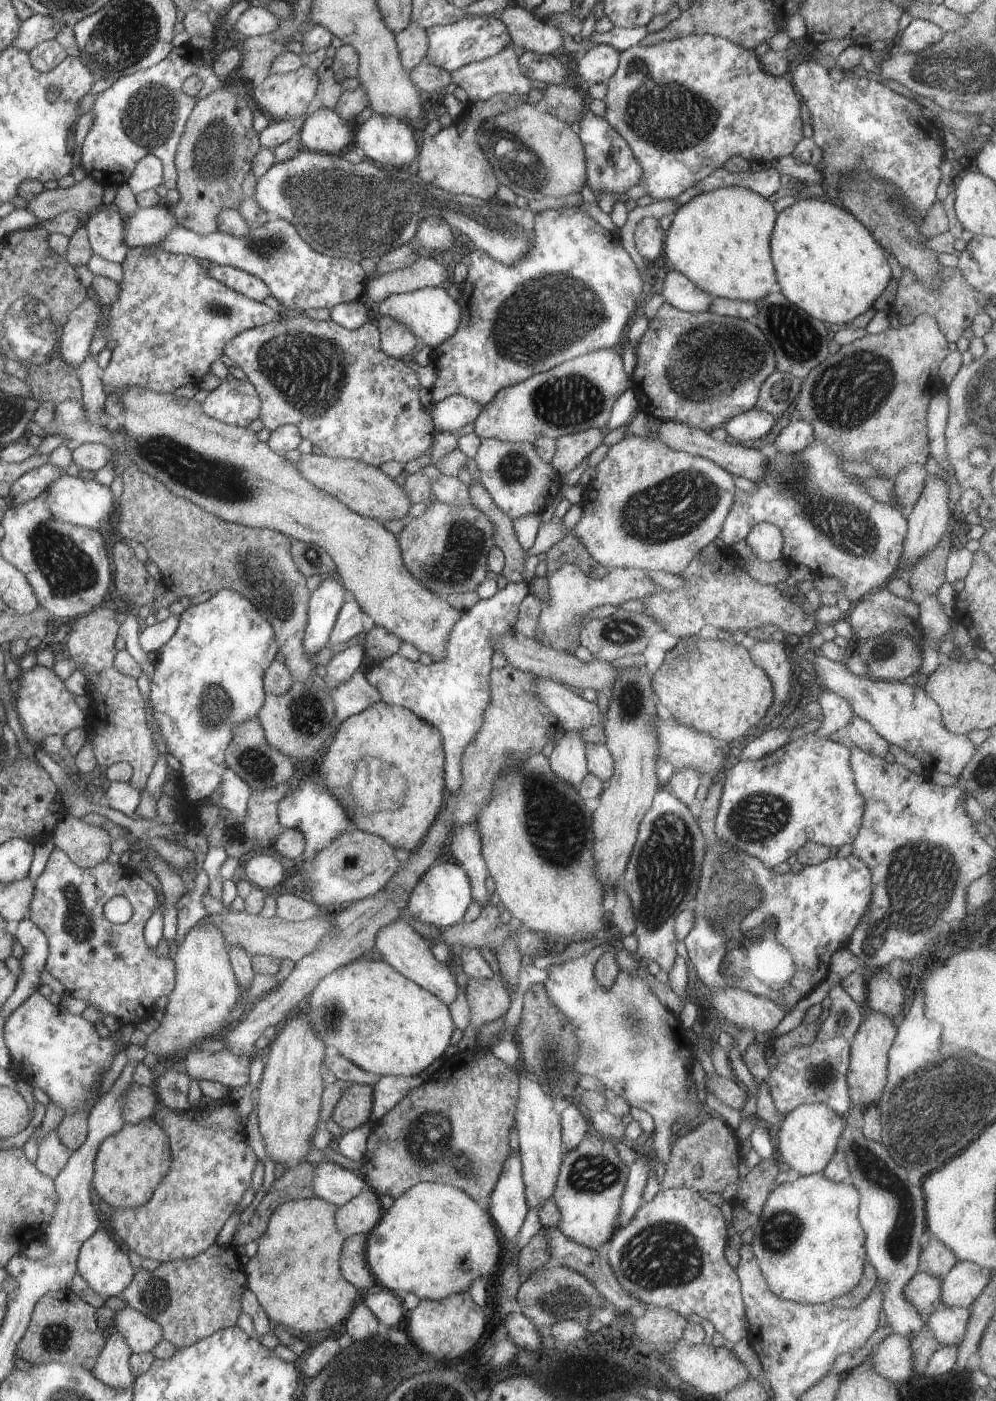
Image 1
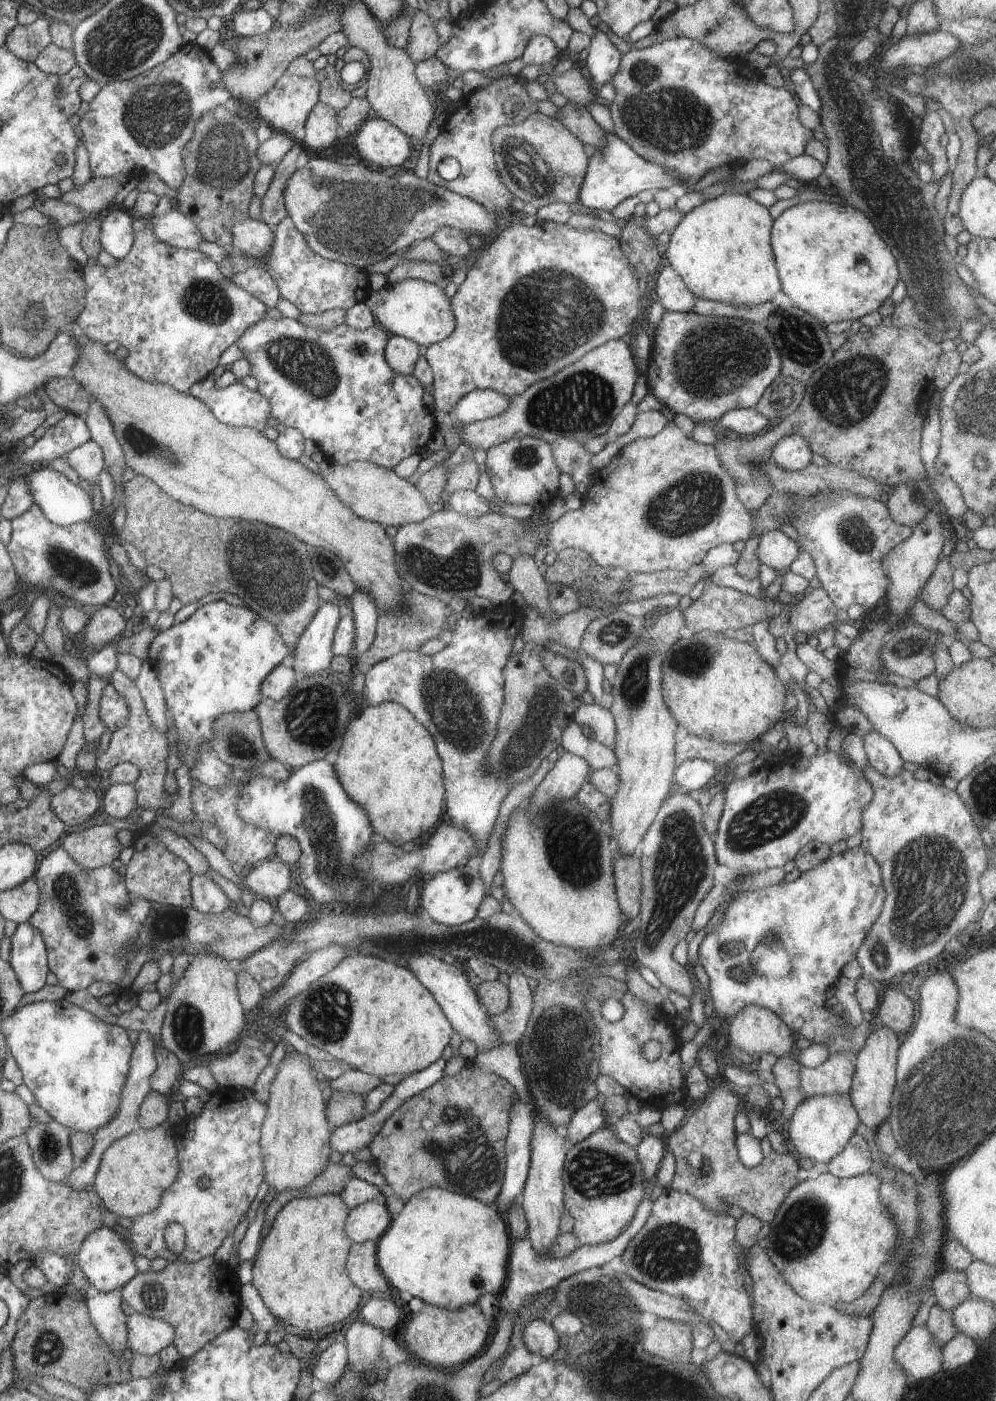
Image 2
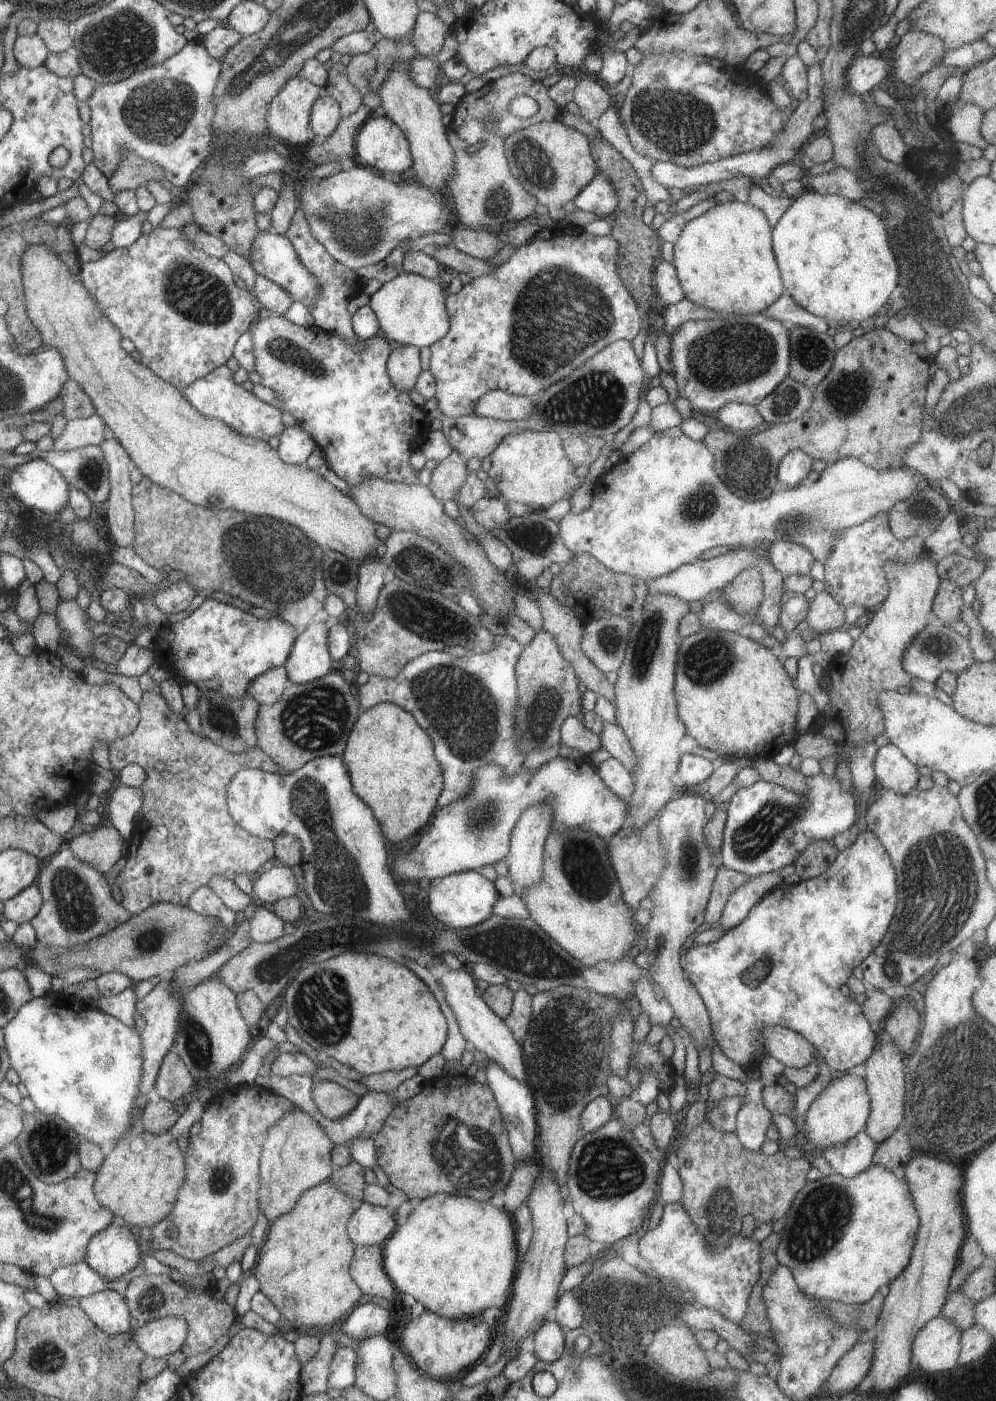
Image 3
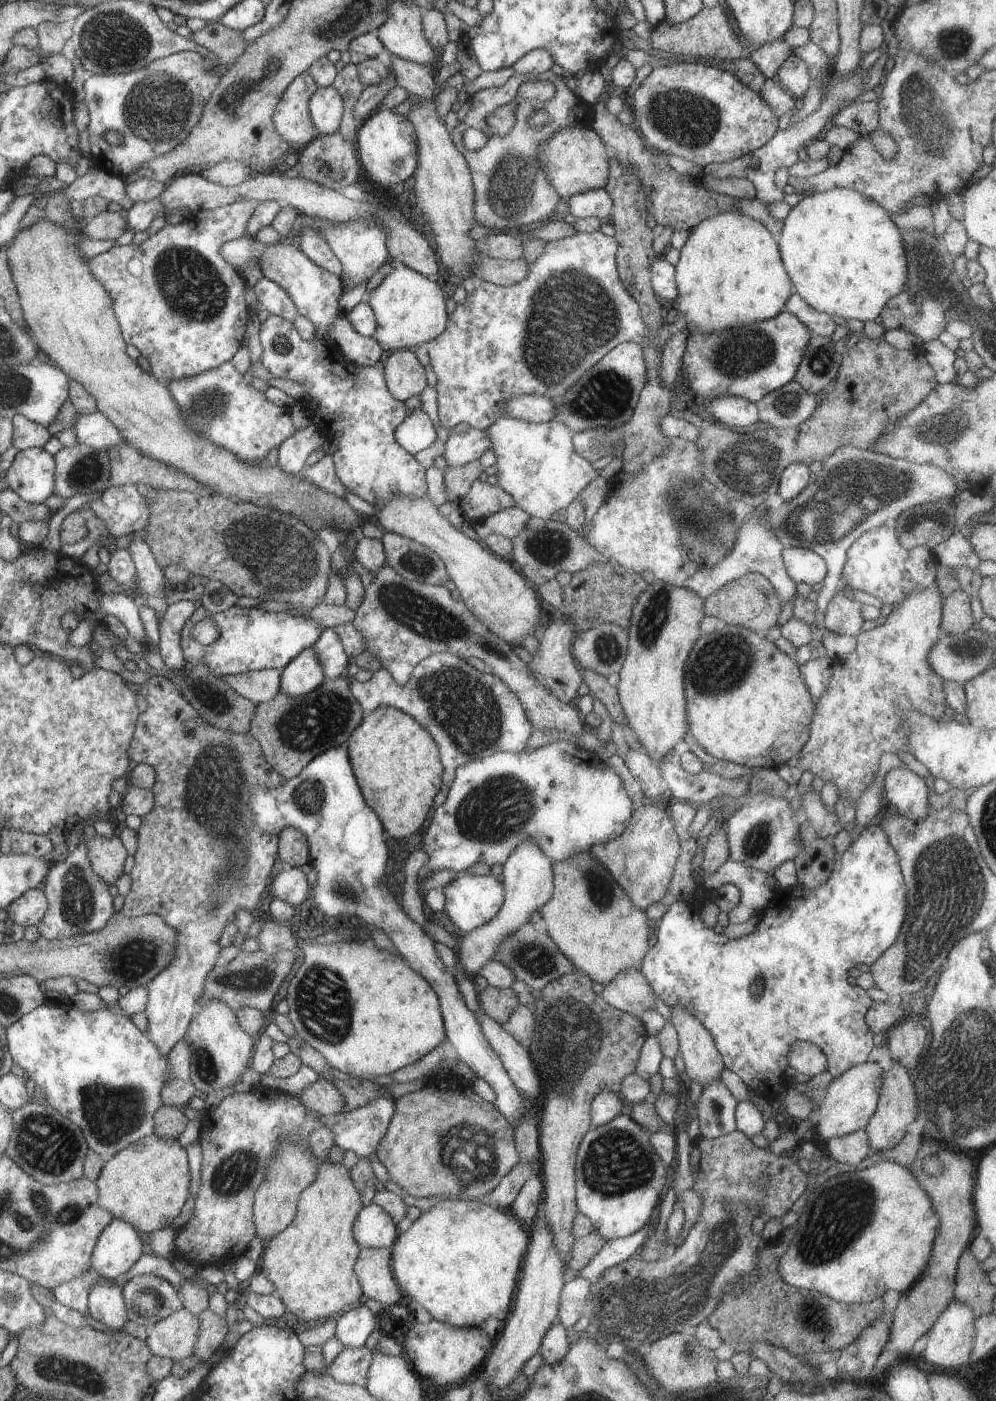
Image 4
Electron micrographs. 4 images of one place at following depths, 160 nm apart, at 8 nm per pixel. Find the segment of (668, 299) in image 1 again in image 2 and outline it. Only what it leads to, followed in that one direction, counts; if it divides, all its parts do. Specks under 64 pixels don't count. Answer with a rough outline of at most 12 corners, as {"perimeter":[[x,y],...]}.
{"perimeter":[[671,266],[656,278],[664,309],[688,313],[698,298]]}

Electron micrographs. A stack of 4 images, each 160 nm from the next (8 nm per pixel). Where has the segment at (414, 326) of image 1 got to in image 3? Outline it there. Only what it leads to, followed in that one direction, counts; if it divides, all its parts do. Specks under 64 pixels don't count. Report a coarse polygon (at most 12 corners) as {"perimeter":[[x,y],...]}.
{"perimeter":[[401,273],[370,296],[381,334],[424,348],[448,334],[444,290]]}

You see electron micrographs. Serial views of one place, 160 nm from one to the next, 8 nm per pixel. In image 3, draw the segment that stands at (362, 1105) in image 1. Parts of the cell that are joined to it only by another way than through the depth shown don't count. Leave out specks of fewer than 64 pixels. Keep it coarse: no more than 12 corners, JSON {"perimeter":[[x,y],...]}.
{"perimeter":[[331,1081],[312,1088],[322,1116],[338,1120],[360,1101],[351,1090]]}

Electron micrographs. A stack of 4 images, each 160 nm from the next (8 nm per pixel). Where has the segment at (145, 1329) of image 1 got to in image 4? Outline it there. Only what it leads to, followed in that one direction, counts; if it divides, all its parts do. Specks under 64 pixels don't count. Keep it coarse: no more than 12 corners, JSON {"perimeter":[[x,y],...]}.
{"perimeter":[[182,1308],[151,1326],[153,1356],[194,1356],[199,1318]]}

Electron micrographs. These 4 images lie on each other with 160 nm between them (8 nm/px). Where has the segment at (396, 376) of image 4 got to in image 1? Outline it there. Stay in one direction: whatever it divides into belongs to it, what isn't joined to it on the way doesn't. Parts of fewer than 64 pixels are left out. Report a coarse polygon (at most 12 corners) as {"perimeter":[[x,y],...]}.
{"perimeter":[[391,315],[377,319],[382,350],[392,358],[414,353],[420,341]]}

